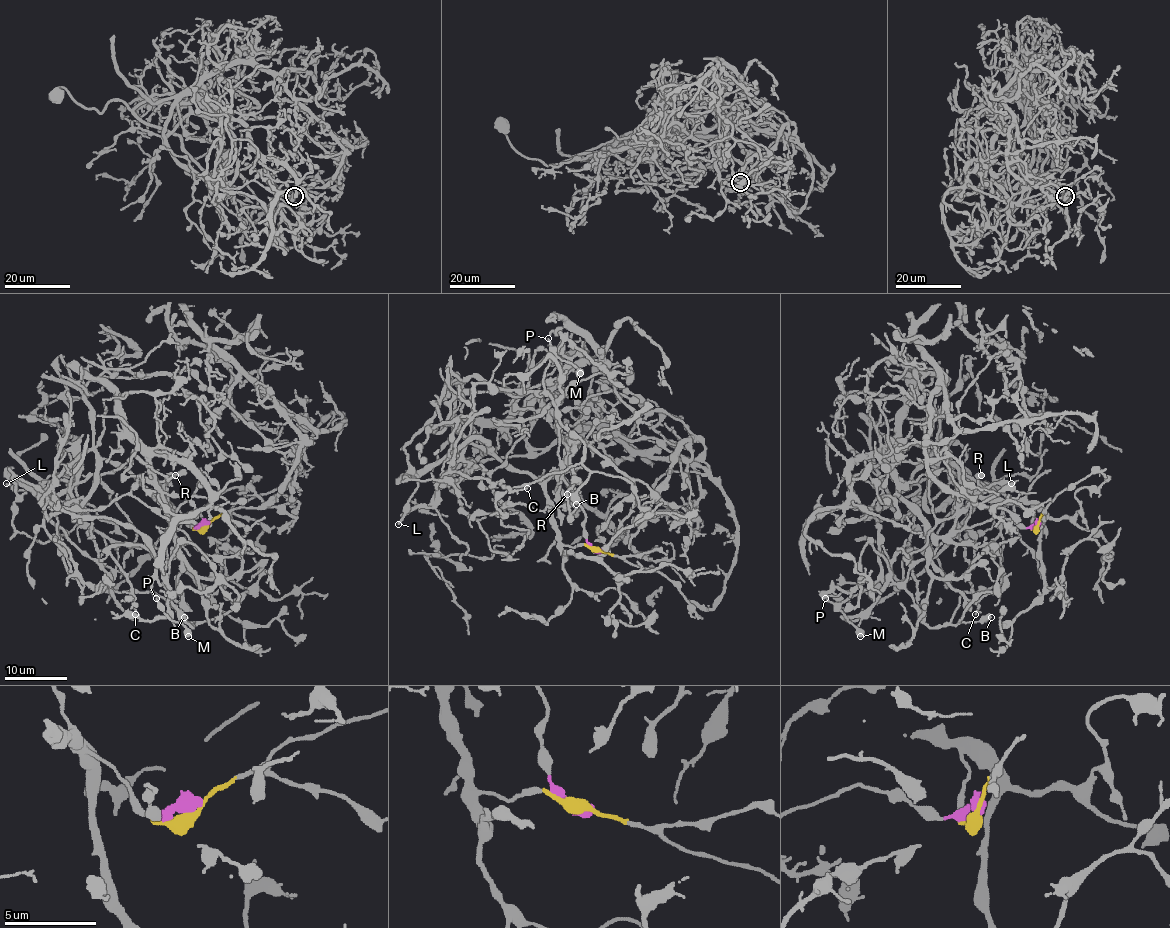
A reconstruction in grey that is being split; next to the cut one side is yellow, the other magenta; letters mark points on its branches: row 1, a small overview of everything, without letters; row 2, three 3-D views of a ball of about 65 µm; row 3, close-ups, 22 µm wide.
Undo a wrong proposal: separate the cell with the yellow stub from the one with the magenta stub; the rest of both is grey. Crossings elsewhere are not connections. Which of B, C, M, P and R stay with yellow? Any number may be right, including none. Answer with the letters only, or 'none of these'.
none of these

